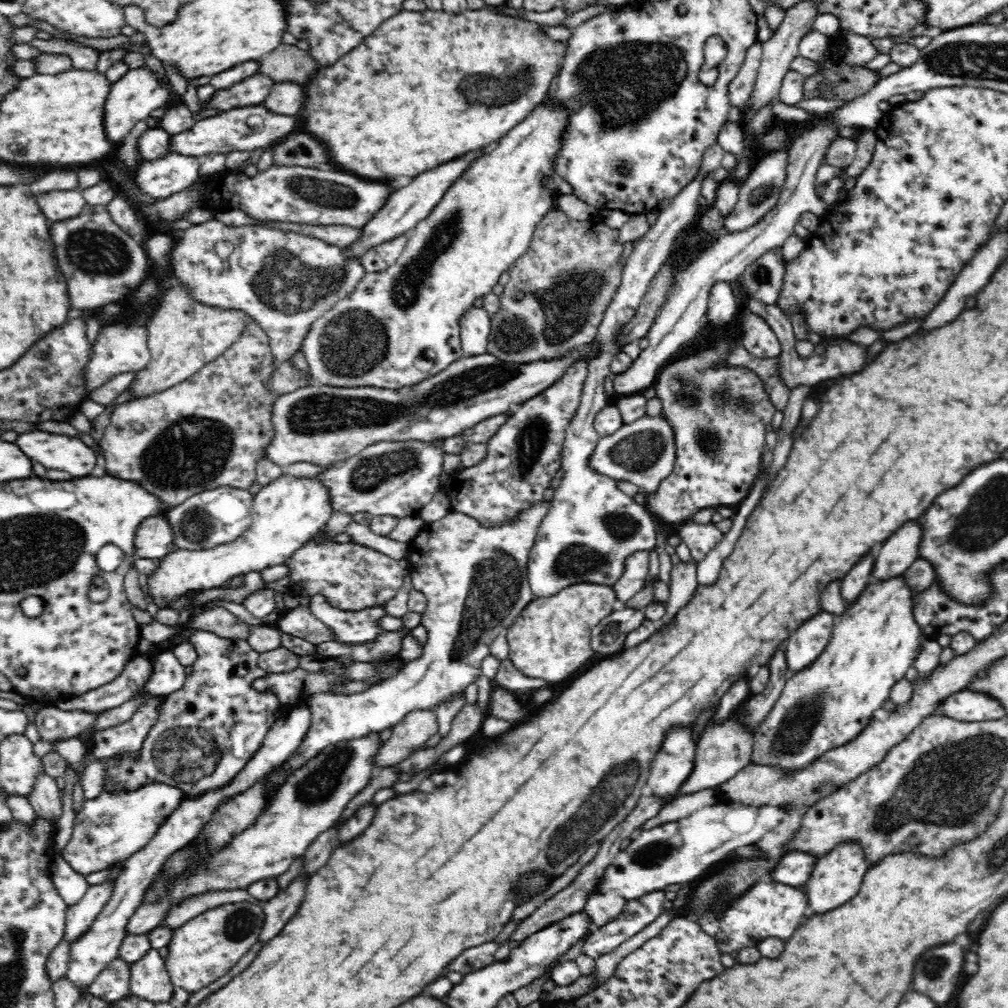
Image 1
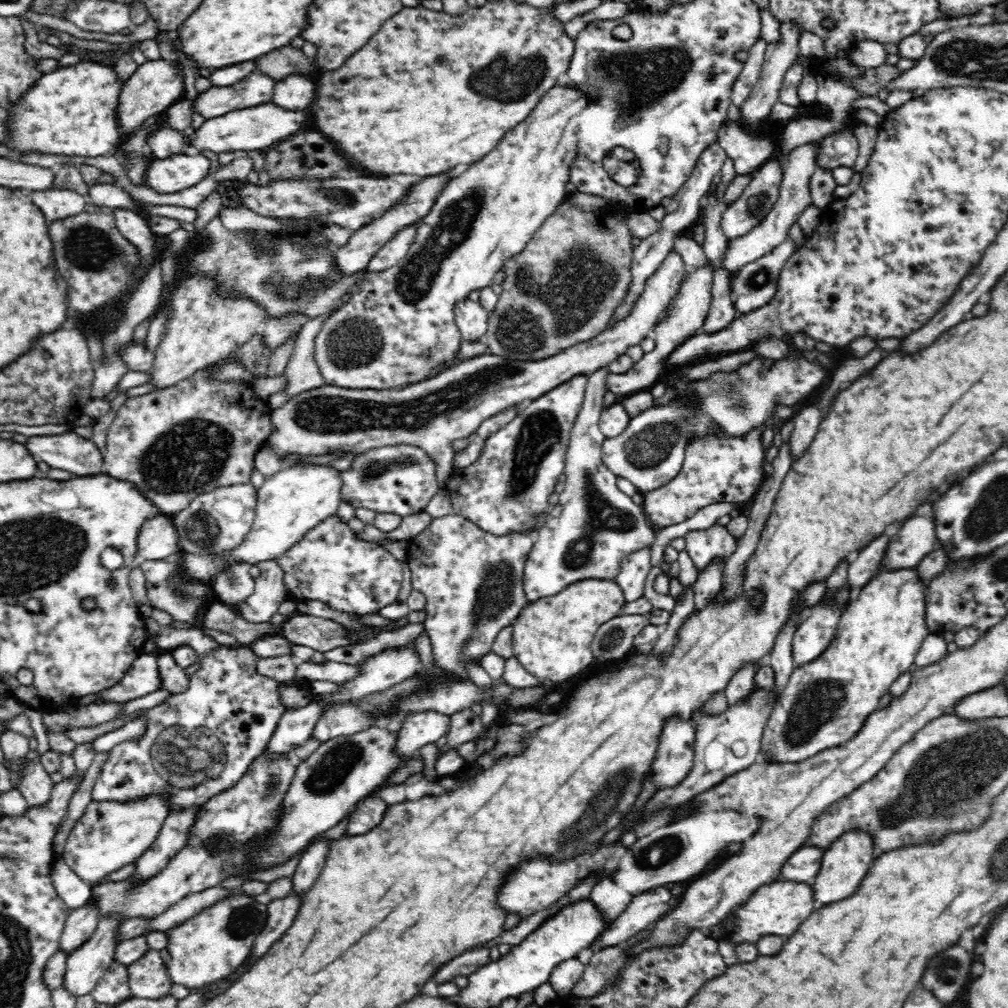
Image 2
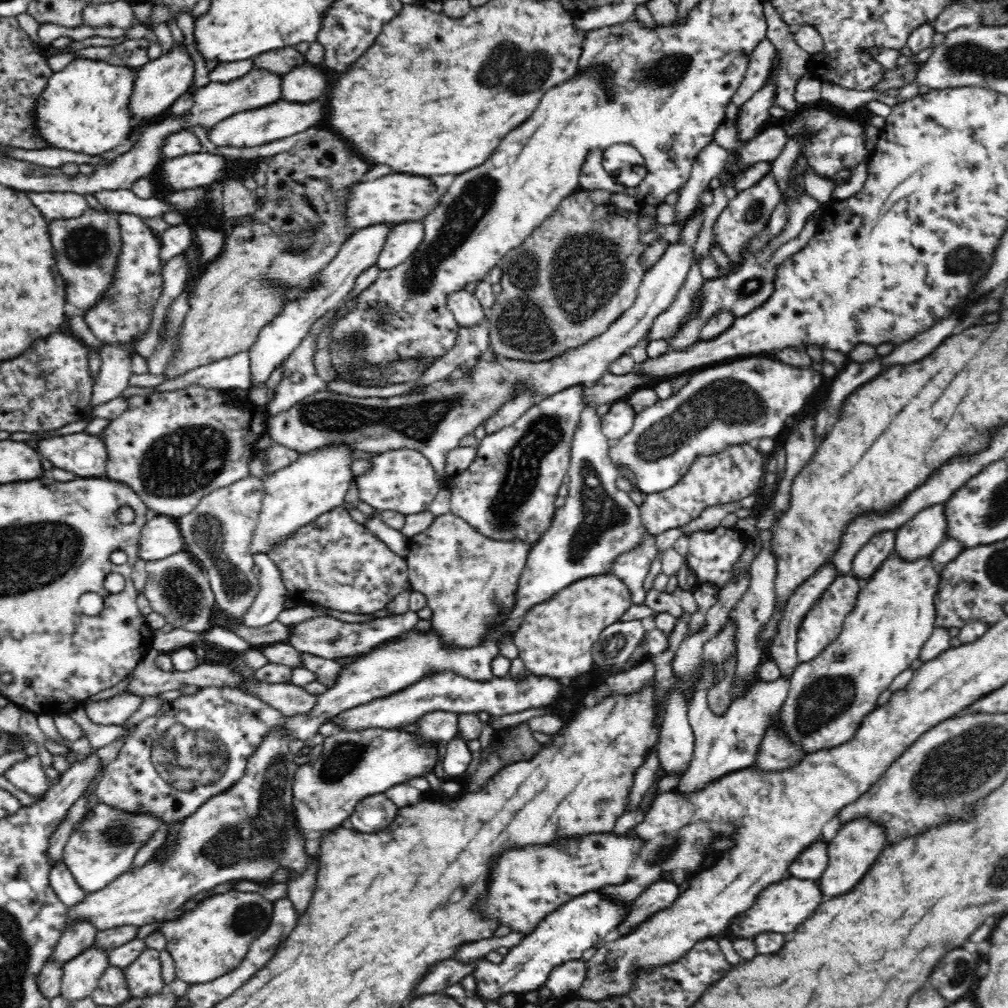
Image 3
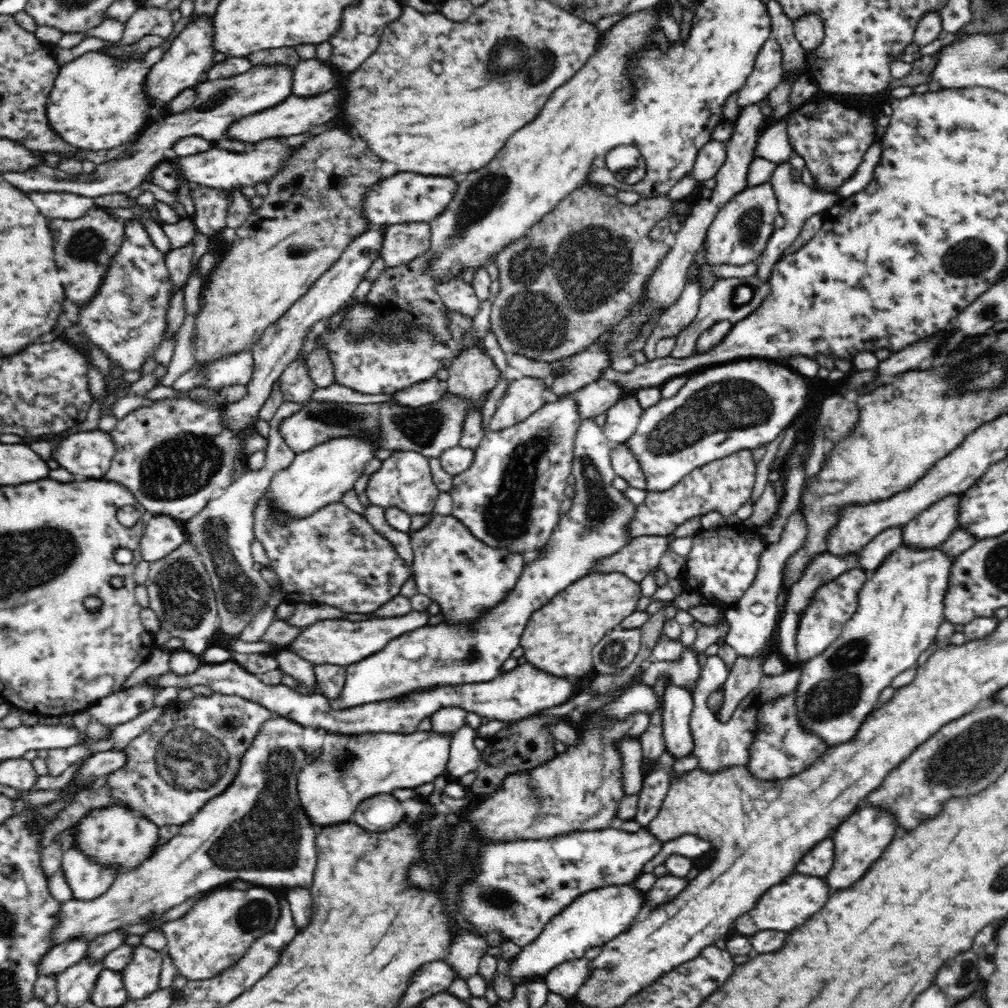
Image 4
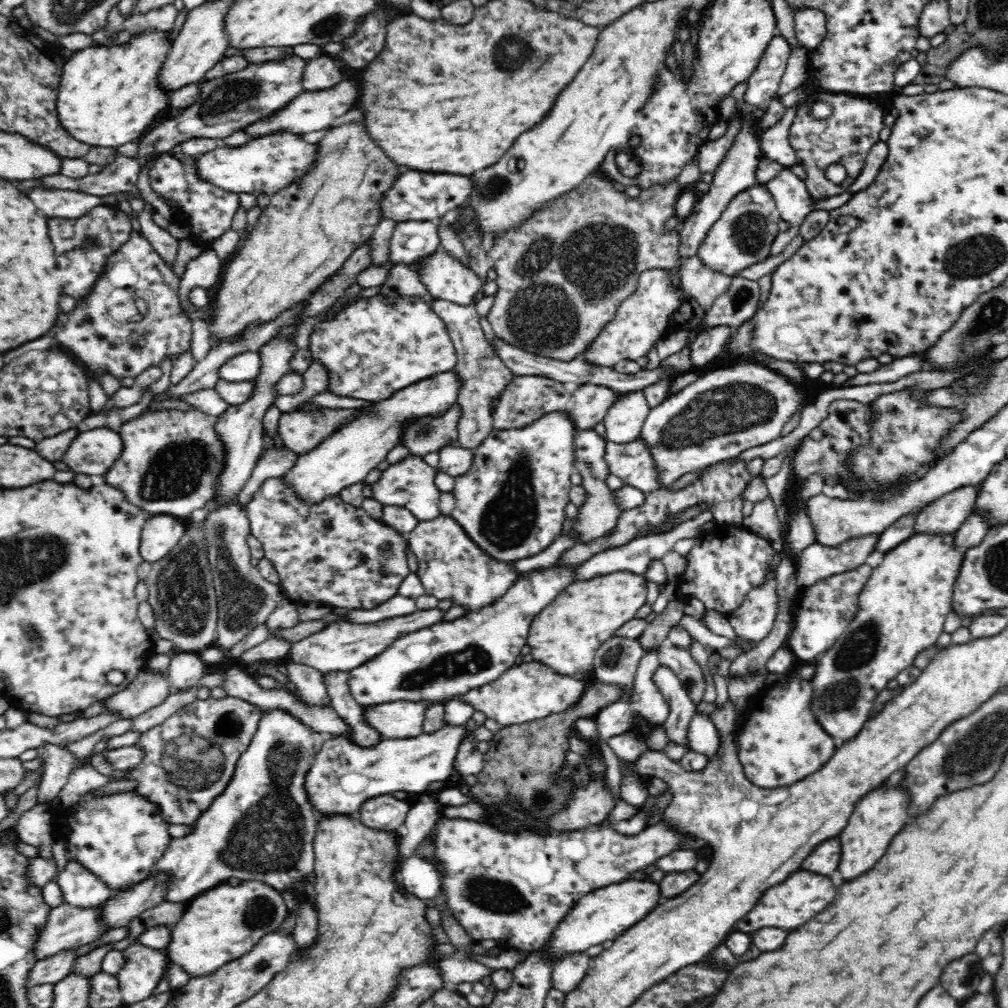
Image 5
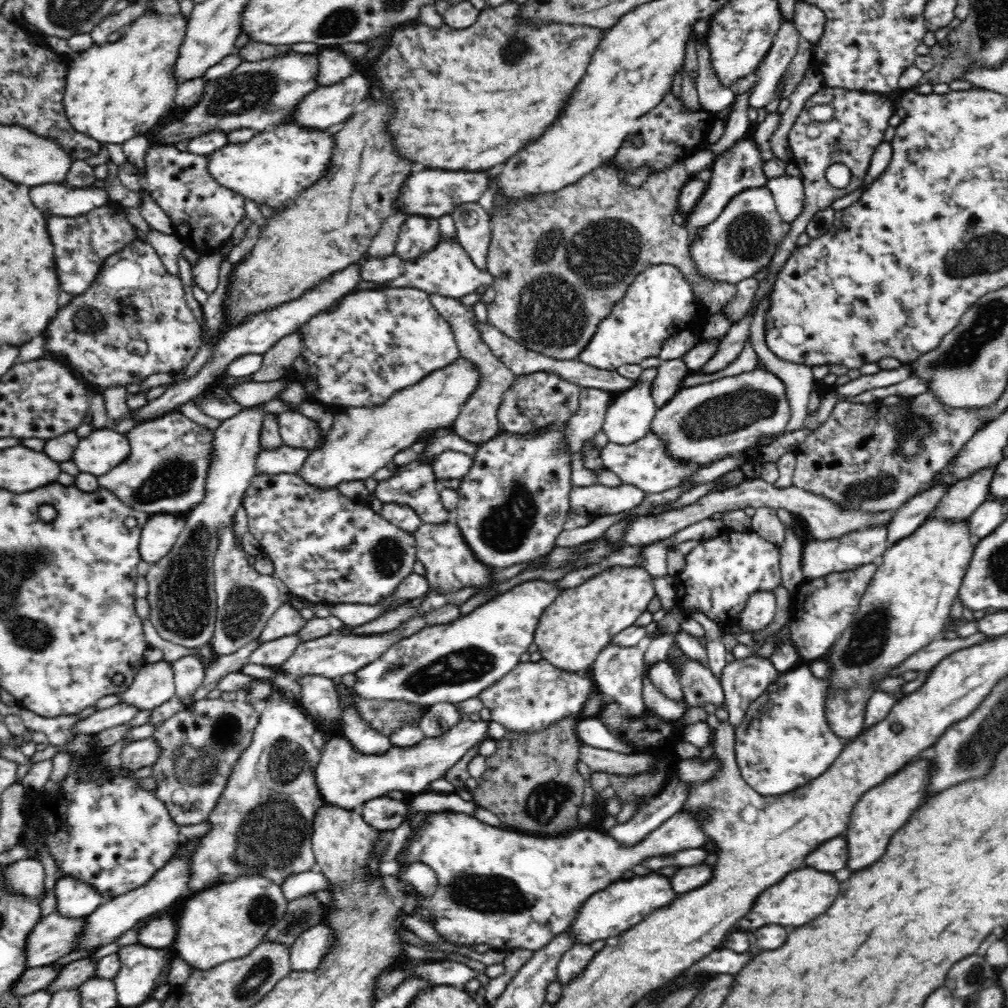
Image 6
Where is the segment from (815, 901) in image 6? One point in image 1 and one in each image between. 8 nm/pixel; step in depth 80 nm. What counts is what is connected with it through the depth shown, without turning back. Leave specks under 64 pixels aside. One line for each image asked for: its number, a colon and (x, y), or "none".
1: (769, 908)
2: (779, 908)
3: (781, 908)
4: (790, 904)
5: (803, 894)

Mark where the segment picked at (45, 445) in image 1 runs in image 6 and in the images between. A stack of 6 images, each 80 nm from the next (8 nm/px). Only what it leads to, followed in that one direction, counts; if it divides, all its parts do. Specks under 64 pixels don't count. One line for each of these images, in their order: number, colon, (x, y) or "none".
2: (78, 455)
3: (85, 455)
4: (87, 454)
5: (92, 452)
6: (102, 450)

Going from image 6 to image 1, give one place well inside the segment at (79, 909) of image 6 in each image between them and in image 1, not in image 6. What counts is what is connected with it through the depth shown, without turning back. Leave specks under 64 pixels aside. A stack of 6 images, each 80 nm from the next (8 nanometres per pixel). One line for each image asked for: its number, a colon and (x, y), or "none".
1: (108, 830)
2: (109, 835)
3: (94, 861)
4: (88, 881)
5: (80, 888)

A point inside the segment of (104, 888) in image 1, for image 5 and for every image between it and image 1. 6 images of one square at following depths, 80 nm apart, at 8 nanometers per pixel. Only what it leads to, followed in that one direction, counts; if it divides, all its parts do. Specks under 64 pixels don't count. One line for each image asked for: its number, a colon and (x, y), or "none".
2: (81, 923)
3: (80, 936)
4: (59, 958)
5: (48, 971)

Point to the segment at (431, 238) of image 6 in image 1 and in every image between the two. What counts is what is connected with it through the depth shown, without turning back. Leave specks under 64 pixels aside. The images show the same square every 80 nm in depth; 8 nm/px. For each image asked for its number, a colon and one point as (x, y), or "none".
1: (380, 258)
2: (393, 252)
3: (403, 240)
4: (402, 243)
5: (413, 240)

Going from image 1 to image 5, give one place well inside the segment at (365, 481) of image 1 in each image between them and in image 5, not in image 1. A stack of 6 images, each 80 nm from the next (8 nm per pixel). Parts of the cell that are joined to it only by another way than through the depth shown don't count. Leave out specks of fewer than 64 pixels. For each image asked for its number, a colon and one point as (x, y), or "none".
2: (401, 479)
3: (403, 480)
4: (405, 481)
5: (411, 484)

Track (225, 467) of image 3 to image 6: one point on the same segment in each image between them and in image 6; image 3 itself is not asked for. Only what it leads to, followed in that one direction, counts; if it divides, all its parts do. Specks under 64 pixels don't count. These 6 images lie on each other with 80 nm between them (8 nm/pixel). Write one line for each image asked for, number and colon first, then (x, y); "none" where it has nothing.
4: (175, 456)
5: (171, 459)
6: (165, 473)

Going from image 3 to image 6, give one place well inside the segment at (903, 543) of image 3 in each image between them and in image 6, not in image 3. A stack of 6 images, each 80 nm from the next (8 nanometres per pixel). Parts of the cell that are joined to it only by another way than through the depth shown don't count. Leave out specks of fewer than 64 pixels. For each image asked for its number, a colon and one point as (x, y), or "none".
4: (933, 526)
5: (946, 514)
6: (965, 496)

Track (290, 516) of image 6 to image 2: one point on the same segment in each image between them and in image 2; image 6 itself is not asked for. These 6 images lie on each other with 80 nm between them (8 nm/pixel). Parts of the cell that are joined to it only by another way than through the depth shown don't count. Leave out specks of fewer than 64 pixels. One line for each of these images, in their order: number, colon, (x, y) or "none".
2: (352, 573)
3: (333, 561)
4: (335, 557)
5: (330, 552)

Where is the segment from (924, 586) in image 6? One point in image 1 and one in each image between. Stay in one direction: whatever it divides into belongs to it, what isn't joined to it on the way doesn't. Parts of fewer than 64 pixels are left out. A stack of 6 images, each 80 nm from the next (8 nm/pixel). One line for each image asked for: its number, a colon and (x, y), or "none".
1: (877, 639)
2: (826, 702)
3: (895, 614)
4: (901, 605)
5: (902, 609)

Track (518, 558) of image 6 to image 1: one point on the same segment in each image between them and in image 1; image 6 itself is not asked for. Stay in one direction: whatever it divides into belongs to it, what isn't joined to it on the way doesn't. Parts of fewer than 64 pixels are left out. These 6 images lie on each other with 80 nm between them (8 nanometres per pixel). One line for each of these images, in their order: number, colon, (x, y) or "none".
1: (525, 454)
2: (506, 490)
3: (508, 493)
4: (509, 498)
5: (511, 503)

